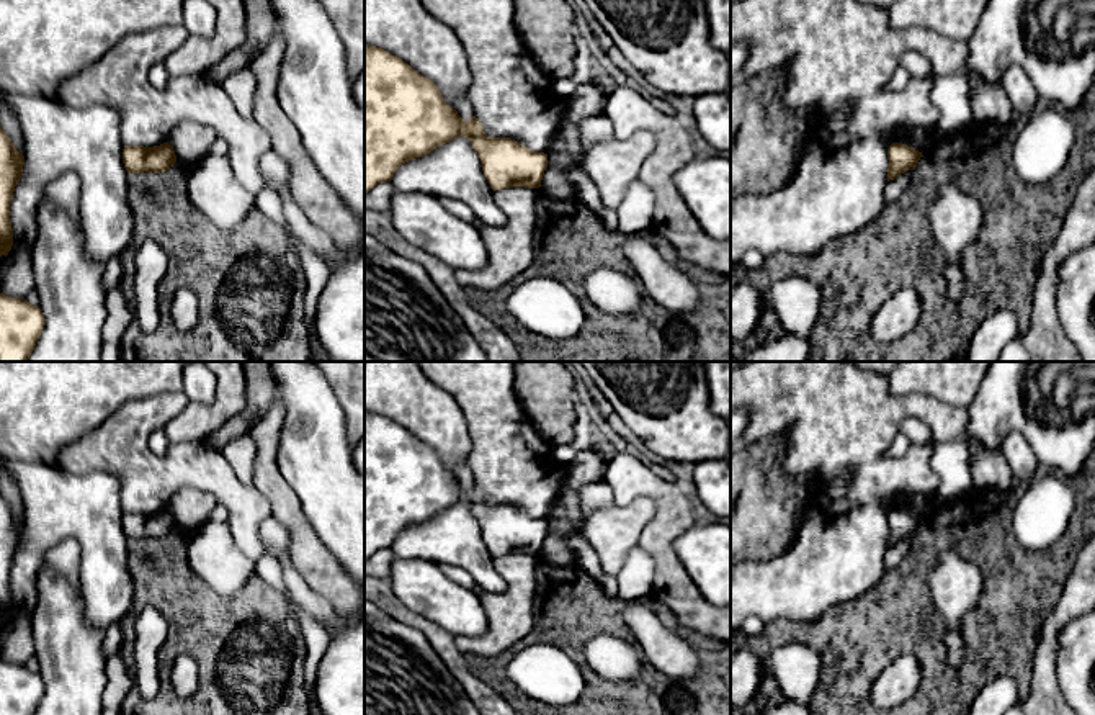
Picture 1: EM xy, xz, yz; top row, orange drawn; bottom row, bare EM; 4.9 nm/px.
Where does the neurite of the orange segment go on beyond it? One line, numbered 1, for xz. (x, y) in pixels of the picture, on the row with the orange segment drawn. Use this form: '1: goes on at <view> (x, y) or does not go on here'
1: does not go on here

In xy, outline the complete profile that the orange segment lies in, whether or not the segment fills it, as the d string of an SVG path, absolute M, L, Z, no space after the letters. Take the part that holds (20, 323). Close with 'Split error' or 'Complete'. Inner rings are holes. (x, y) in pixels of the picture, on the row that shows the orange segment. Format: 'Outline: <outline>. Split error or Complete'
Outline: M0 293L0 362L28 362L42 329L38 306Z. Complete

